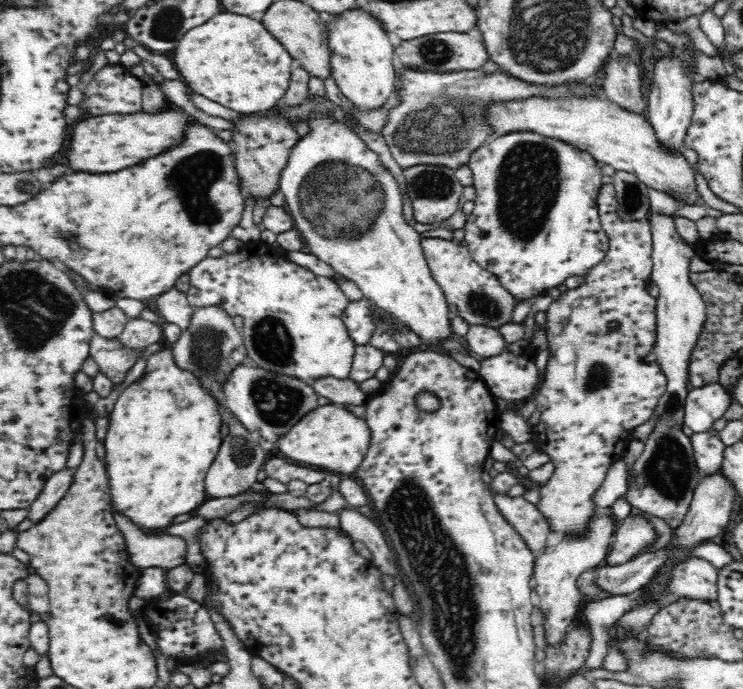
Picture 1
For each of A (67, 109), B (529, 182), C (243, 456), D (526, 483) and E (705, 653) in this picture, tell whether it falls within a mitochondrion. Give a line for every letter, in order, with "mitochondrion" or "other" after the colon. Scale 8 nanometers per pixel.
A: other
B: mitochondrion
C: mitochondrion
D: other
E: other

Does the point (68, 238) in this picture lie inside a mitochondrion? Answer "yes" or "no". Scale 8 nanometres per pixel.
yes

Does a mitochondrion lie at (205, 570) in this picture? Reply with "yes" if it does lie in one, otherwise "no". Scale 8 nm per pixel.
no

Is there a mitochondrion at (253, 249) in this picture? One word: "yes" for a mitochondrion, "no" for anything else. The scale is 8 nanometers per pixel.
no

